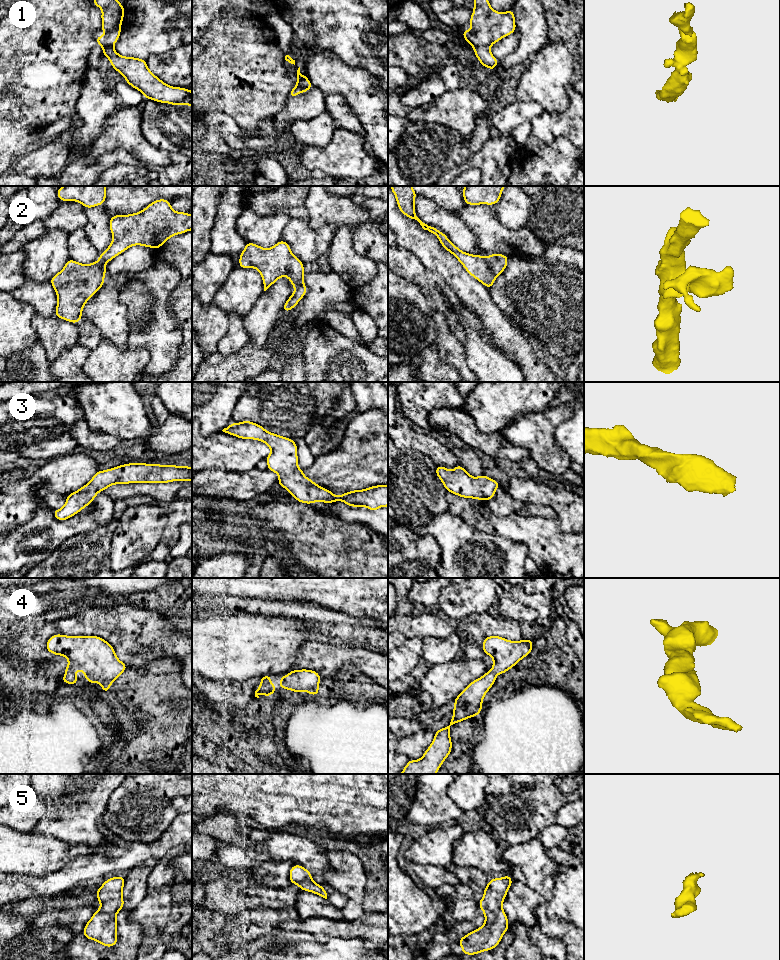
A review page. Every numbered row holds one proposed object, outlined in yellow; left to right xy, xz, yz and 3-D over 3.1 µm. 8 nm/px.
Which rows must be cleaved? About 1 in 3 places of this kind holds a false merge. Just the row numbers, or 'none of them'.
1

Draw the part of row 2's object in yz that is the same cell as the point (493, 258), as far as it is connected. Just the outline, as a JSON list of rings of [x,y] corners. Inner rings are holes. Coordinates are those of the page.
[[[390,186],[394,193],[399,210],[408,218],[417,220],[422,228],[437,236],[443,248],[453,254],[463,265],[466,271],[491,289],[495,279],[505,270],[508,256],[504,254],[489,254],[487,258],[482,255],[472,255],[461,251],[448,237],[436,227],[423,223],[415,214],[415,197],[417,193],[412,186]]]

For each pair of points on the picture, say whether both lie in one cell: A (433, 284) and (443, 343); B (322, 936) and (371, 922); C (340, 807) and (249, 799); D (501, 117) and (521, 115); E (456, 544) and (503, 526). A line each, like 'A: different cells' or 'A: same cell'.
A: same cell
B: same cell
C: same cell
D: same cell
E: different cells

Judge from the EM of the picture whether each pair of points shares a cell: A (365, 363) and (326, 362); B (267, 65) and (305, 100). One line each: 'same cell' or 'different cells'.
A: same cell
B: different cells

